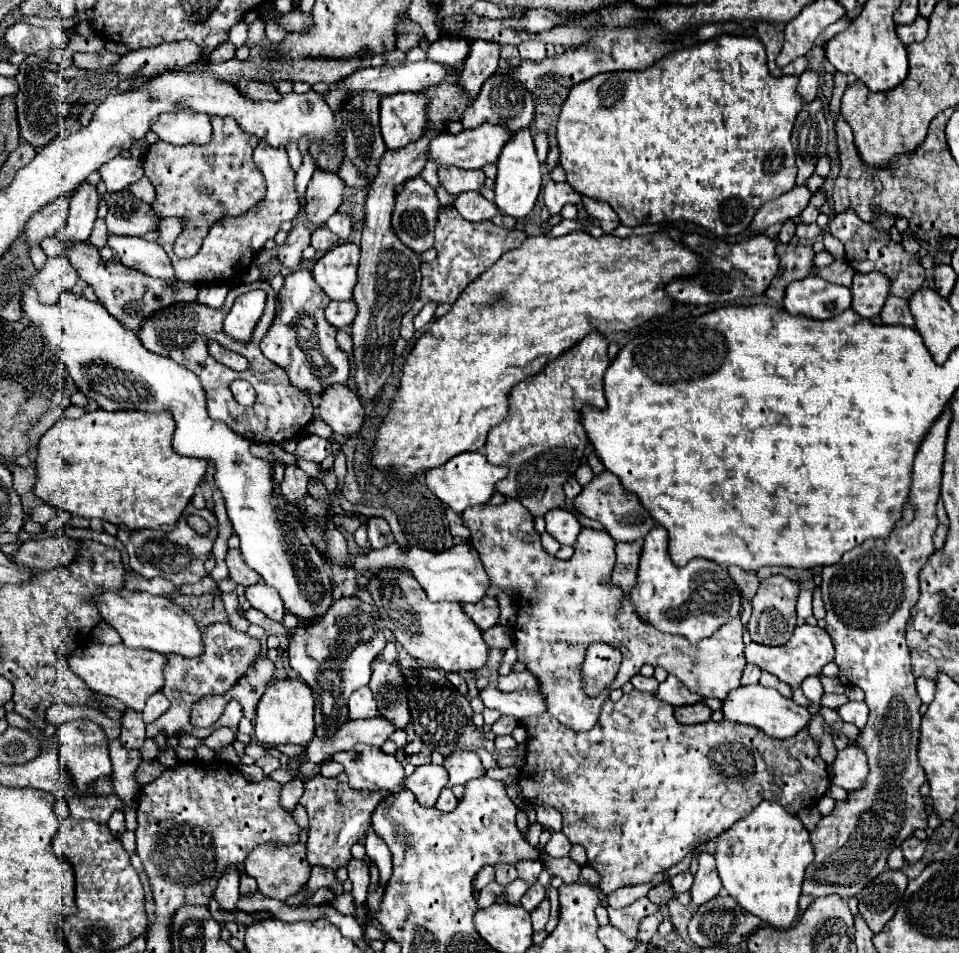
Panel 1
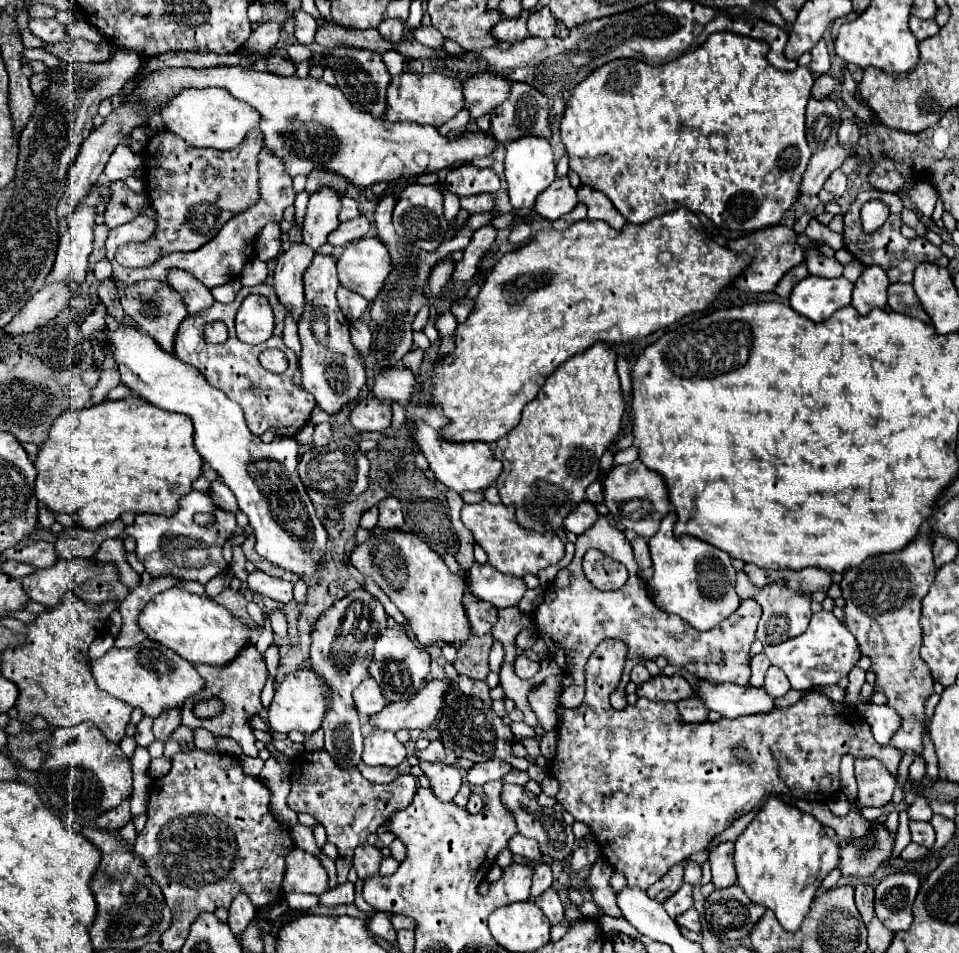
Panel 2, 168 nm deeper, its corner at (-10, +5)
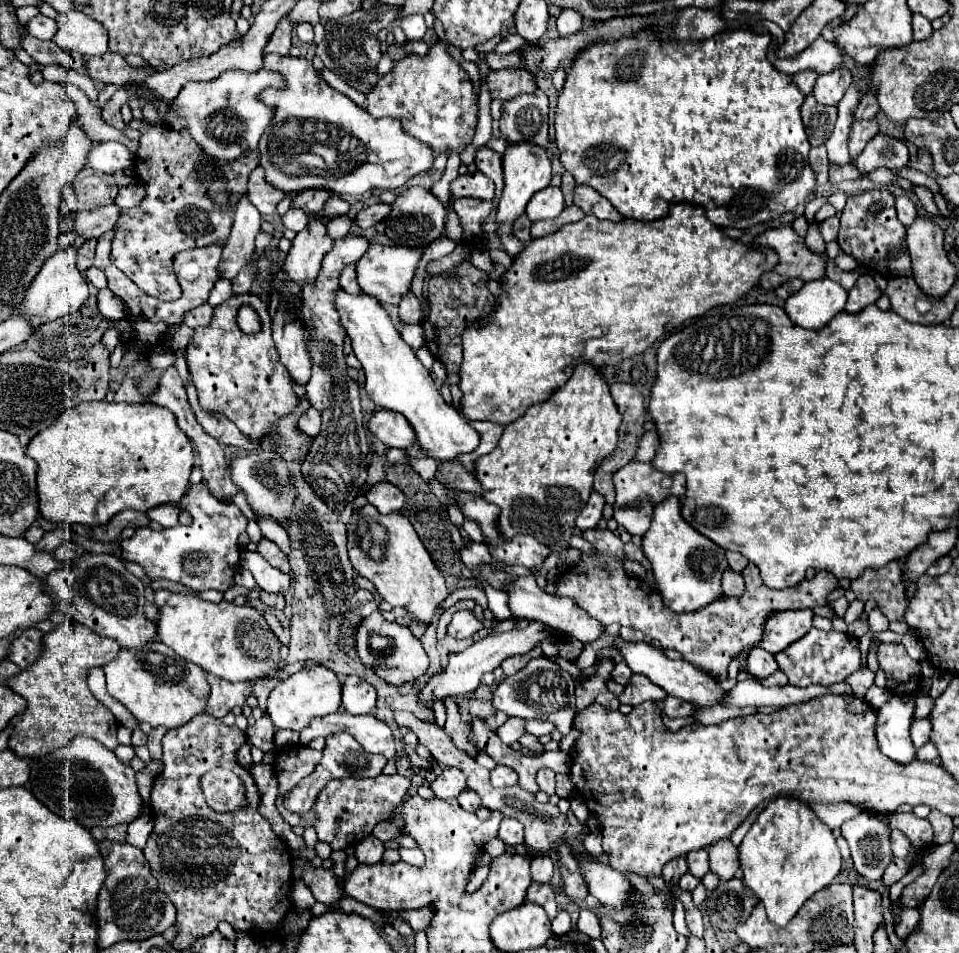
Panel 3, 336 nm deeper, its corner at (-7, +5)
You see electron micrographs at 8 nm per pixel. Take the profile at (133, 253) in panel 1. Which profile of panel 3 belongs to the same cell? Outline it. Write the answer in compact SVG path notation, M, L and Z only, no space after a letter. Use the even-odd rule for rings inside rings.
M203 303L201 307L187 311L187 313L183 315L183 323L185 323L187 327L195 329L195 327L199 327L199 325L209 323L209 321L211 321L211 315L213 315L213 307L211 307L209 303Z

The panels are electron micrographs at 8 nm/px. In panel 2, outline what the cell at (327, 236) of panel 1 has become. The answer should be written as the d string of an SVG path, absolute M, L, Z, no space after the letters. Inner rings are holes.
M360 215L356 219L340 223L340 227L328 235L328 243L332 243L332 245L348 245L352 241L358 241L358 239L366 237L368 231L370 231L370 221L364 215Z

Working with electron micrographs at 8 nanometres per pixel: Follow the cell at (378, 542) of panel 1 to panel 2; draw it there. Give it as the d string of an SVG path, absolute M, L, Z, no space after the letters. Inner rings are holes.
M386 497L384 501L378 503L378 509L380 509L378 523L382 527L388 527L388 529L402 527L402 523L404 523L404 519L402 519L402 507L400 507L400 503L398 503L396 497Z

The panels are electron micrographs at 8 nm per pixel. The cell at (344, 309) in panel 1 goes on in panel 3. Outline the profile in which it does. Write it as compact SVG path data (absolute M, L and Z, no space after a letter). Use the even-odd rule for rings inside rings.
M355 263L345 267L343 273L341 273L341 279L339 279L339 287L349 293L349 295L359 295L359 285L357 285L357 279L355 279Z

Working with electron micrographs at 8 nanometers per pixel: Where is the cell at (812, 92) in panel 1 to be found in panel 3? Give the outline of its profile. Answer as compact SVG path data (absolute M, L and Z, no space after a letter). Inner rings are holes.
M839 67L831 73L819 75L815 87L813 87L813 95L817 99L817 103L825 103L825 105L837 105L841 101L841 97L845 95L845 91L851 85L851 71L845 67Z

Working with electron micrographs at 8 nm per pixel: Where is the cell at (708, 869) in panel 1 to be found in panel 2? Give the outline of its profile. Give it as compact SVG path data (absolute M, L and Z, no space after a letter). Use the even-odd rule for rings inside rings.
M724 841L710 851L710 869L712 869L712 883L716 885L716 889L730 887L736 883L734 841Z

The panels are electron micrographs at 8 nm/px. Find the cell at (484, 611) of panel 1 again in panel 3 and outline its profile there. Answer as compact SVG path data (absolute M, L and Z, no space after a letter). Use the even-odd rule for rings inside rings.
M459 609L447 627L447 635L455 637L455 639L467 639L481 629L483 629L483 621L473 611Z

